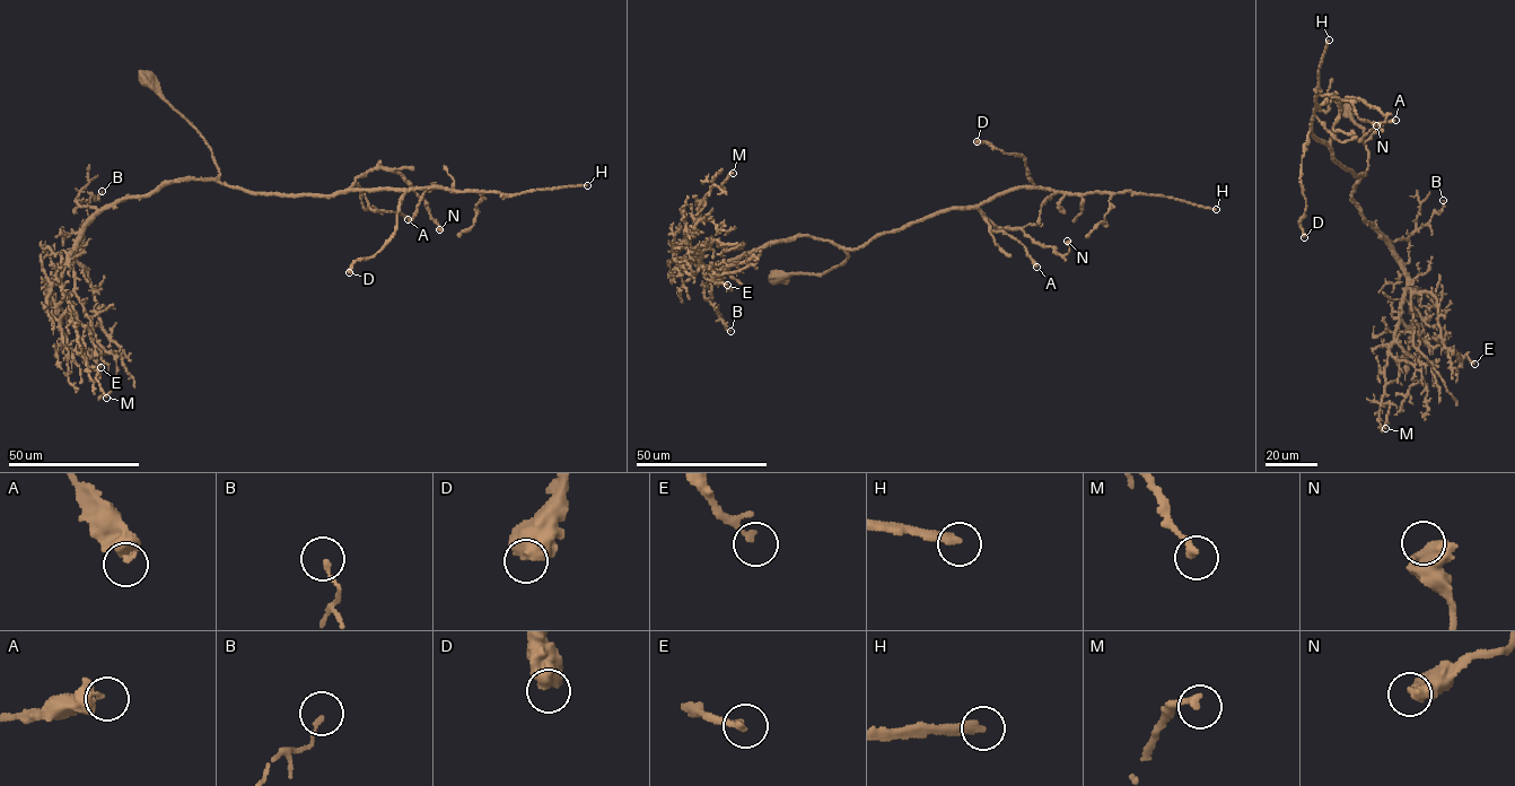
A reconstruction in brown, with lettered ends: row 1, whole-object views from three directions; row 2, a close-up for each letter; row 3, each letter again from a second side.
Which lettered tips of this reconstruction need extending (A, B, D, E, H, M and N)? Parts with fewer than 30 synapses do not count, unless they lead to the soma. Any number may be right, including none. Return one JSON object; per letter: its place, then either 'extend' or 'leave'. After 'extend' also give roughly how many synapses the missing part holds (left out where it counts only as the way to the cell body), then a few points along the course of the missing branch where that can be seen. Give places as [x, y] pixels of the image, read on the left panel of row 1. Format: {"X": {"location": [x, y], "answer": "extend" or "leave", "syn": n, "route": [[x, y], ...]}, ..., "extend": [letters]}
{"A": {"location": [408, 219], "answer": "leave"}, "B": {"location": [102, 191], "answer": "leave"}, "D": {"location": [349, 272], "answer": "leave"}, "E": {"location": [101, 367], "answer": "leave"}, "H": {"location": [587, 185], "answer": "extend", "syn": 170}, "M": {"location": [106, 398], "answer": "leave"}, "N": {"location": [439, 229], "answer": "leave"}, "extend": ["H"]}

